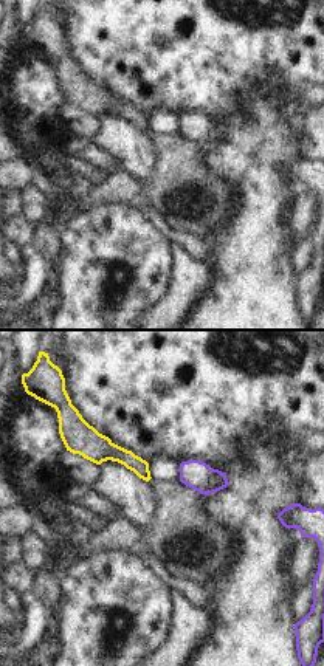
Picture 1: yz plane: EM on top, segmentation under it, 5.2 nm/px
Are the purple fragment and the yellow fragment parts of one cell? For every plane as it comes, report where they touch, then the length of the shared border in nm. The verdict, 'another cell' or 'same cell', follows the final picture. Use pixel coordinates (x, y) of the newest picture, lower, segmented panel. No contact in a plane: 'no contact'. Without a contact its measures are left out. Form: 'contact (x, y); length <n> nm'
no contact

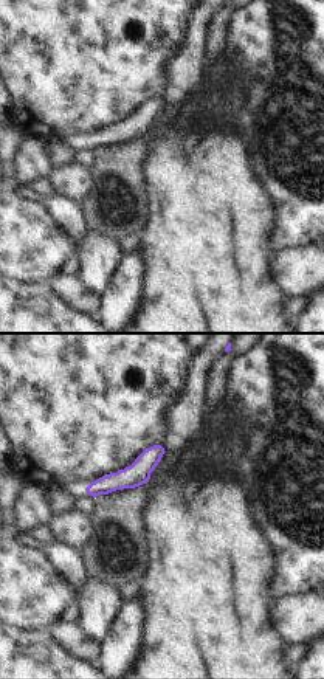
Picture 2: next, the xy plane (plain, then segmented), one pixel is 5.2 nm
no contact

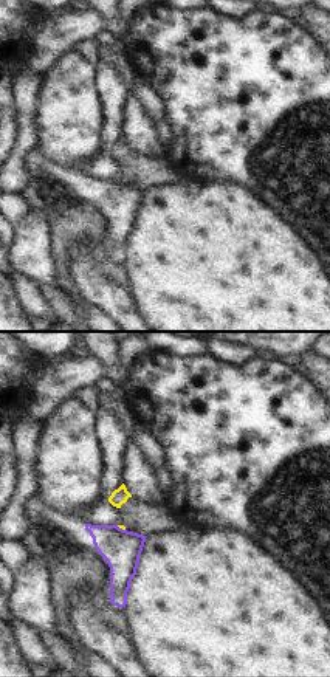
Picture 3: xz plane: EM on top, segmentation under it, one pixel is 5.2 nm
contact (121, 529); length 50 nm

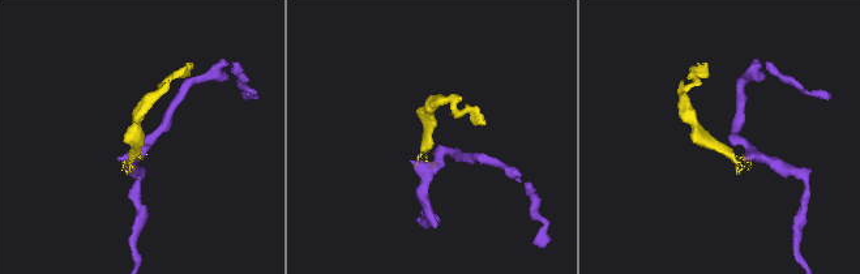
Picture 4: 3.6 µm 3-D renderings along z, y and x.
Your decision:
another cell

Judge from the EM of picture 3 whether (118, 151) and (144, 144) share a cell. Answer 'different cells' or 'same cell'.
different cells

